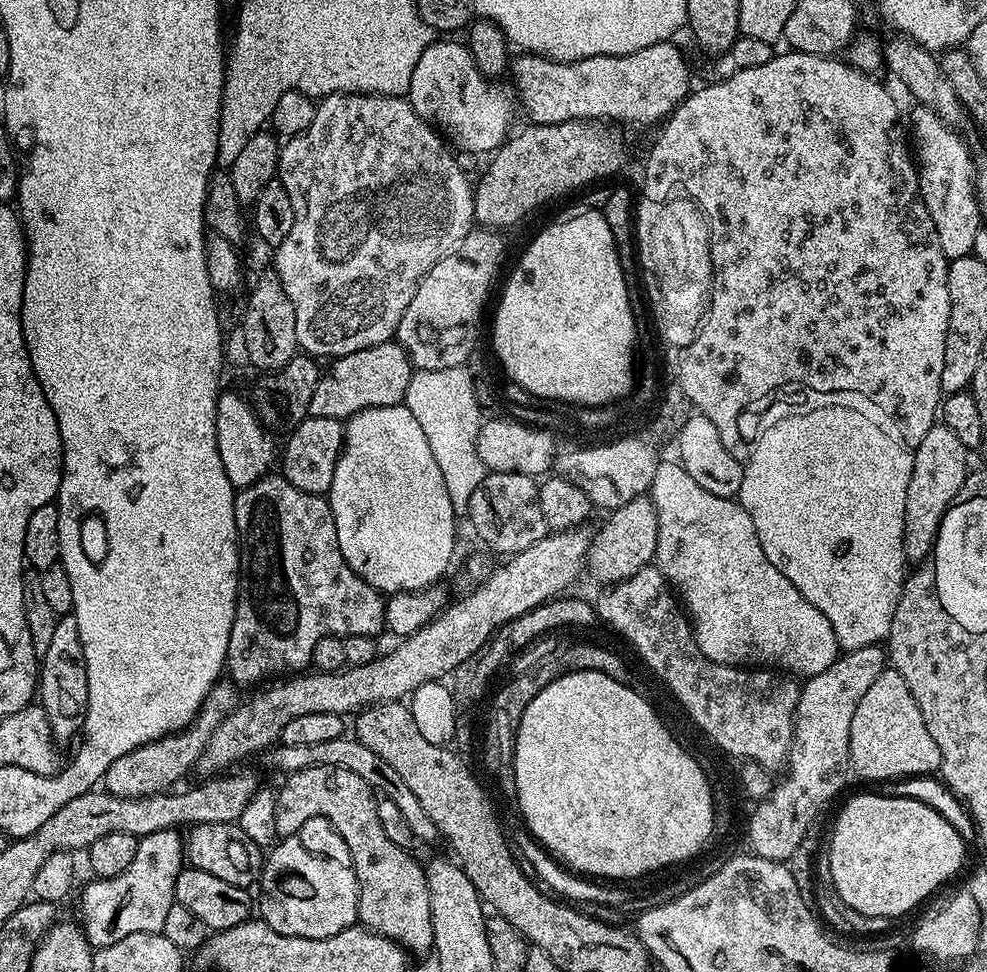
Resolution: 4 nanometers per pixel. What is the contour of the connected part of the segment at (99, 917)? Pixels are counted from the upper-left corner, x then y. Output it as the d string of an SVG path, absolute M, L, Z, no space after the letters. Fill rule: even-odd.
M177 829L158 830L154 834L146 834L138 839L138 850L134 854L134 862L122 870L122 874L114 874L114 878L89 879L89 884L80 892L80 917L78 923L84 930L84 937L92 943L93 949L114 946L129 934L150 934L163 932L166 926L166 914L170 906L176 903L174 886L178 882L180 873L186 867L186 840Z

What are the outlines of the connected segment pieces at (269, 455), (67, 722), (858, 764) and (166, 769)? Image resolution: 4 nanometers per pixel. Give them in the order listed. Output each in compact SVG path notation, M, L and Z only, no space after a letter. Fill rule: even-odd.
M221 391L216 403L216 441L218 442L218 454L222 458L222 466L226 470L226 478L230 478L233 489L239 490L258 482L264 476L273 471L272 463L278 460L278 444L275 444L273 433L261 424L251 403L244 400L236 392Z
M71 614L57 619L54 626L54 639L50 641L46 654L39 657L38 704L39 700L39 707L46 714L50 730L57 741L63 742L63 740L72 739L75 741L83 733L84 723L86 722L86 710L90 702L90 686L86 678L86 658L82 654L82 638L78 638L78 622L76 617Z
M885 670L874 678L874 683L866 689L866 694L862 694L862 702L858 702L858 710L854 710L854 719L850 722L850 750L848 751L851 771L856 771L864 780L892 780L895 776L903 777L907 774L909 777L916 778L921 774L932 774L940 767L940 751L938 742L930 738L930 730L926 730L926 722L922 722L922 710L918 710L918 702L914 702L914 694L910 694L910 686L894 670Z
M217 682L187 728L183 728L181 732L171 732L169 736L158 738L146 746L138 746L122 754L122 758L110 762L110 766L104 769L103 787L111 796L128 796L130 799L138 800L143 796L167 792L173 786L179 785L176 783L187 774L188 770L190 772L195 767L202 750L206 750L210 734L214 734L214 730L218 730L224 719L237 708L236 692L238 692L237 685L231 682Z

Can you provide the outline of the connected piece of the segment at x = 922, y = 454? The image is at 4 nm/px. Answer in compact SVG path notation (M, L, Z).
M943 422L926 430L926 438L912 452L912 473L910 486L906 490L906 522L904 523L904 554L909 561L924 562L929 559L932 545L940 529L946 510L955 504L960 491L964 489L964 479L968 477L970 450Z

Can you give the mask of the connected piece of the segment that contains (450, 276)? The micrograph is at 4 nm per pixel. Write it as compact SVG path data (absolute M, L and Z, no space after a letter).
M473 230L468 232L466 238L462 238L462 242L458 242L458 246L454 250L450 250L450 254L446 254L446 258L439 260L426 274L426 278L422 278L418 290L414 290L414 298L410 298L410 306L406 306L406 314L402 314L394 337L395 342L404 348L413 369L450 370L451 368L459 368L469 363L467 360L472 356L472 347L475 346L476 339L480 336L480 319L484 316L484 303L488 300L488 291L491 290L492 283L496 280L496 271L499 270L500 263L504 260L504 240L500 236L503 235L496 230Z

